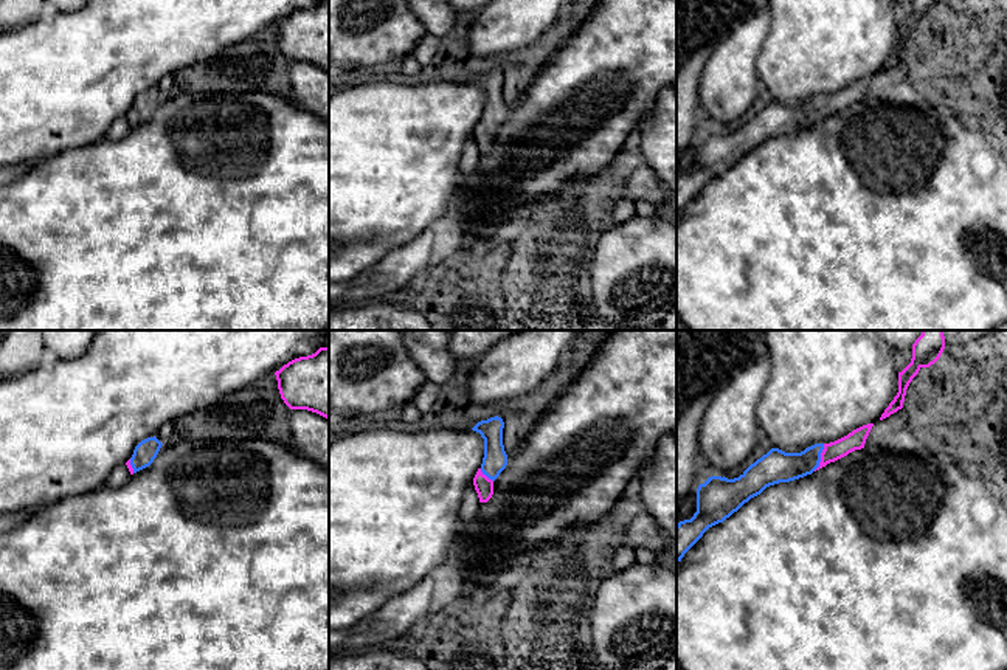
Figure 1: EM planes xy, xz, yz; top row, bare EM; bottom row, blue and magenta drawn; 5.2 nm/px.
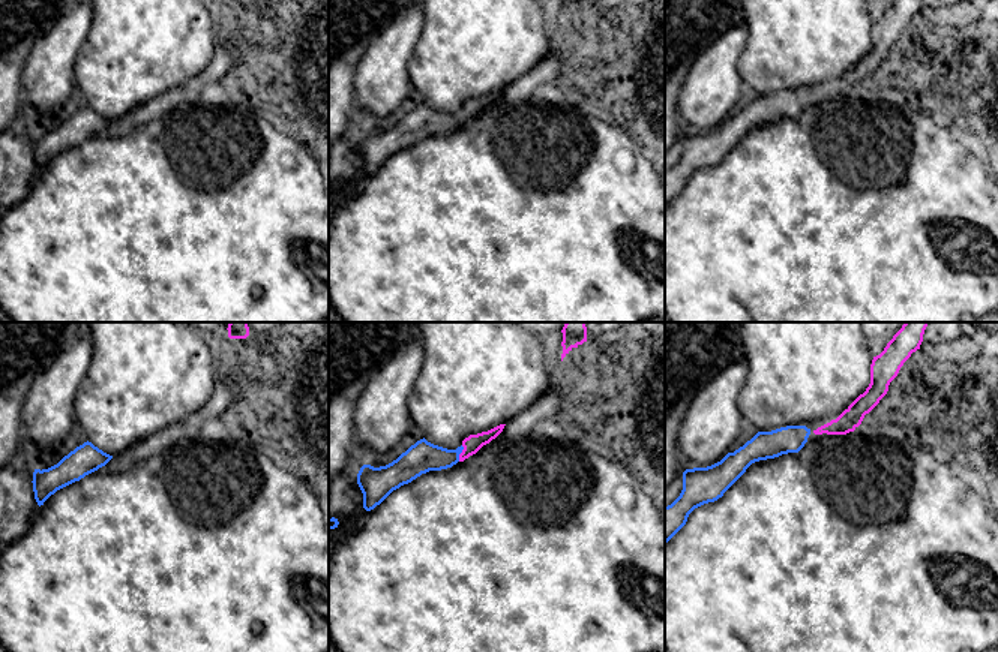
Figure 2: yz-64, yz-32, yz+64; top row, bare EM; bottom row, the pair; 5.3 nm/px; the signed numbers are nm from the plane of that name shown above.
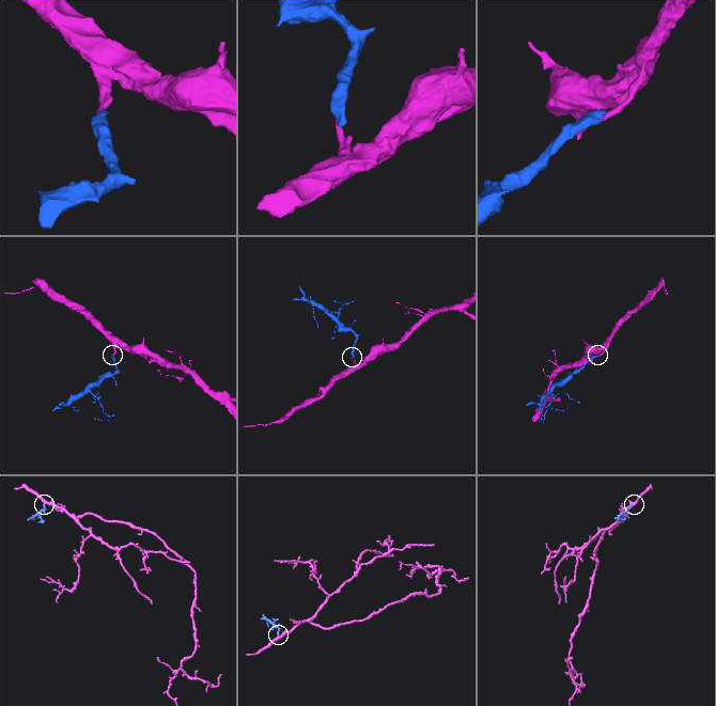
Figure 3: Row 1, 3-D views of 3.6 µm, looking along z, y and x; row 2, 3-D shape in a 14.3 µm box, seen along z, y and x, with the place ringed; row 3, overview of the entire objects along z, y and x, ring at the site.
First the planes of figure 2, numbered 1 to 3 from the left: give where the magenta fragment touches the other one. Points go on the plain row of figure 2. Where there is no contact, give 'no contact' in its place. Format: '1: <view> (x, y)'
1: no contact
2: yz-32 (459, 117)
3: no contact

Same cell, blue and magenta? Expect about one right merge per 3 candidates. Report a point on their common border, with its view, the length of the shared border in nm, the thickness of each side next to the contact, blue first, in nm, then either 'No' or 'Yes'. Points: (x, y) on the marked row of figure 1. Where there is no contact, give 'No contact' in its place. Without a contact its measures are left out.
Touches blue at yz (820, 458). Shared border 160 nm. Thickness 170 nm (blue) against 100 nm. Yes

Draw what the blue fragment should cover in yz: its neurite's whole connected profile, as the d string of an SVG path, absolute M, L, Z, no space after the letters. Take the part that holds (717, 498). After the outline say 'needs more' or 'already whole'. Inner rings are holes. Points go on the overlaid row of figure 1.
M874 423L863 425L835 442L815 444L801 453L771 448L734 479L708 478L697 489L697 512L690 520L677 524L677 563L709 527L723 523L766 487L804 478L864 448L872 427Z; needs more

